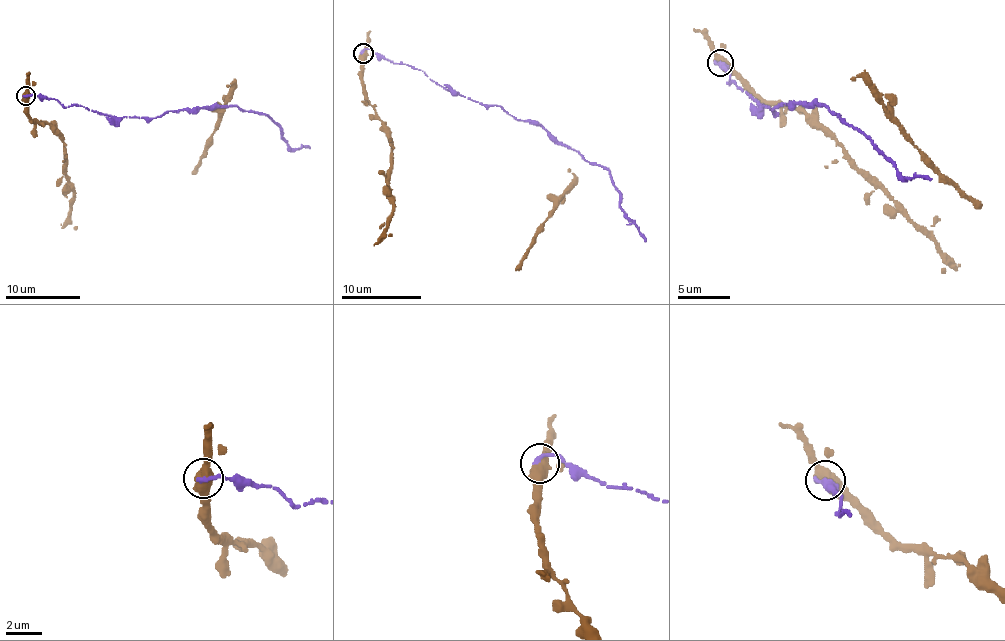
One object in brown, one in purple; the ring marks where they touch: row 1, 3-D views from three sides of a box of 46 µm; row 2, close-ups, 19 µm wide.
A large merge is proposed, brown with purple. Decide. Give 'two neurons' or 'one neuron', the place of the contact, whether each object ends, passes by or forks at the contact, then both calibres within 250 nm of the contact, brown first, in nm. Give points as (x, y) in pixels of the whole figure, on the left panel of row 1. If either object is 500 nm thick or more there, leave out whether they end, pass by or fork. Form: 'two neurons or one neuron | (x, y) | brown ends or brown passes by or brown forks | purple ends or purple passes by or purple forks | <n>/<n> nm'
two neurons | (26, 95) | brown passes by | purple ends | 480/320 nm

